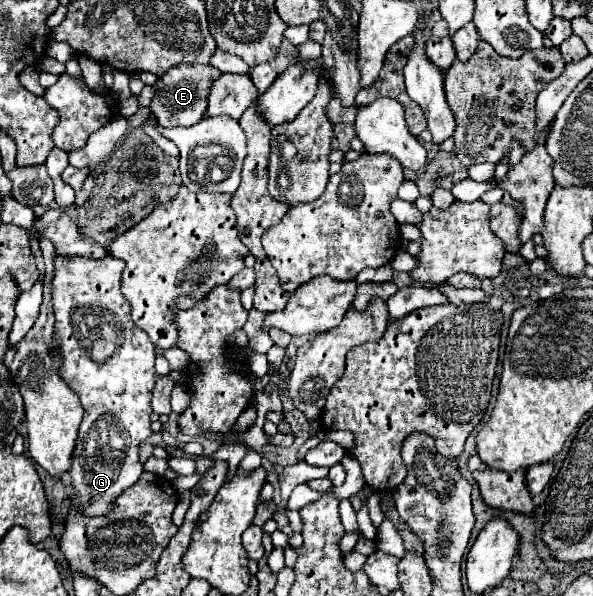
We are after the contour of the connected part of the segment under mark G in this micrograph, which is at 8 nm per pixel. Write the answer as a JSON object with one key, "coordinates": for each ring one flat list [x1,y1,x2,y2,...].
{"coordinates":[[107,254,101,260,87,258,55,258,55,276,53,276,53,308,55,308,55,350,63,358,59,376,79,394,85,408,83,422,79,428,79,438,73,450,73,462,69,468,69,478,73,490,69,494,69,506,73,500,79,504,83,516,103,516,115,508,115,500,131,488,141,472,143,464,139,462,139,444,147,440,151,430,151,390,155,386,155,344,135,326,131,320,131,306,123,300,121,294,121,274,125,270,123,260]]}

